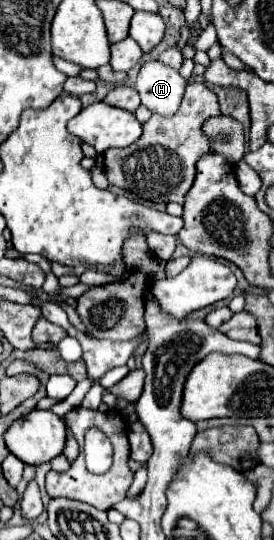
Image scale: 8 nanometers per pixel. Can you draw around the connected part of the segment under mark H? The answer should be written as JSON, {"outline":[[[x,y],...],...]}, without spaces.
{"outline":[[[159,60],[143,64],[135,82],[141,104],[161,116],[173,116],[179,110],[185,86],[187,82],[181,74]]]}

